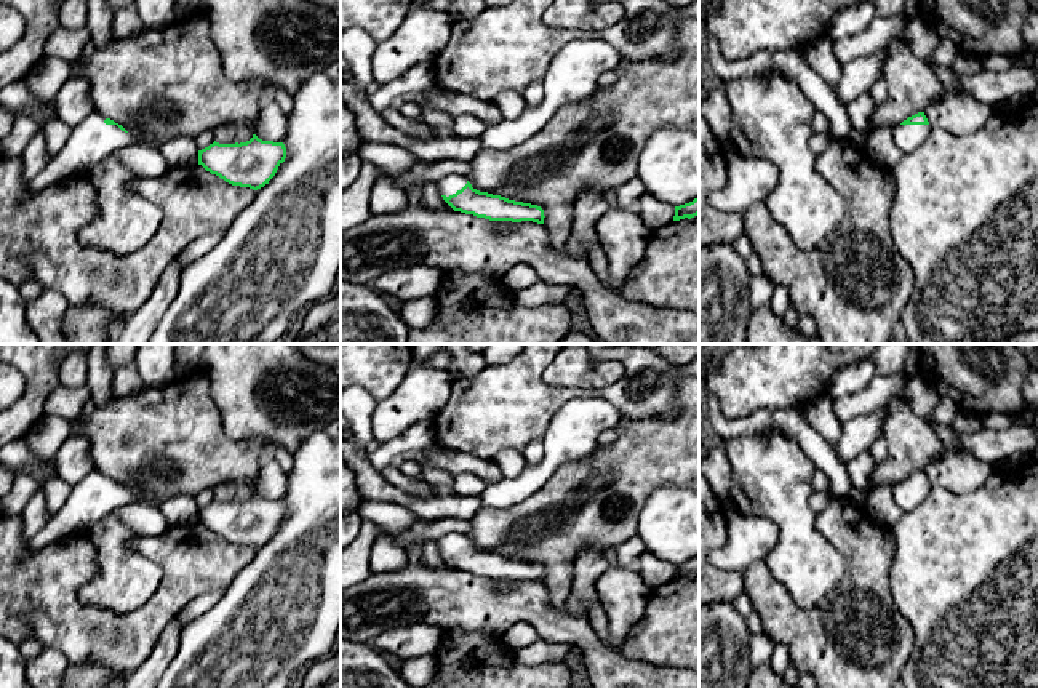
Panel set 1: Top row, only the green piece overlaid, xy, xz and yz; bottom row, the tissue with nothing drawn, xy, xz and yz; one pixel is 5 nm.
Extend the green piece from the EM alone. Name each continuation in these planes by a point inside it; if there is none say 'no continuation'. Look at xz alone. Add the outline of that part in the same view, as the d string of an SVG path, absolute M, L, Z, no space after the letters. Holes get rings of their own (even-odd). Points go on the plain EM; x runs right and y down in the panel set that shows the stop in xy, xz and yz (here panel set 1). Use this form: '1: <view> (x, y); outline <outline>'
1: xz (450, 543); outline M448 533L438 539L438 547L441 554L453 554L467 542L467 536L461 533Z

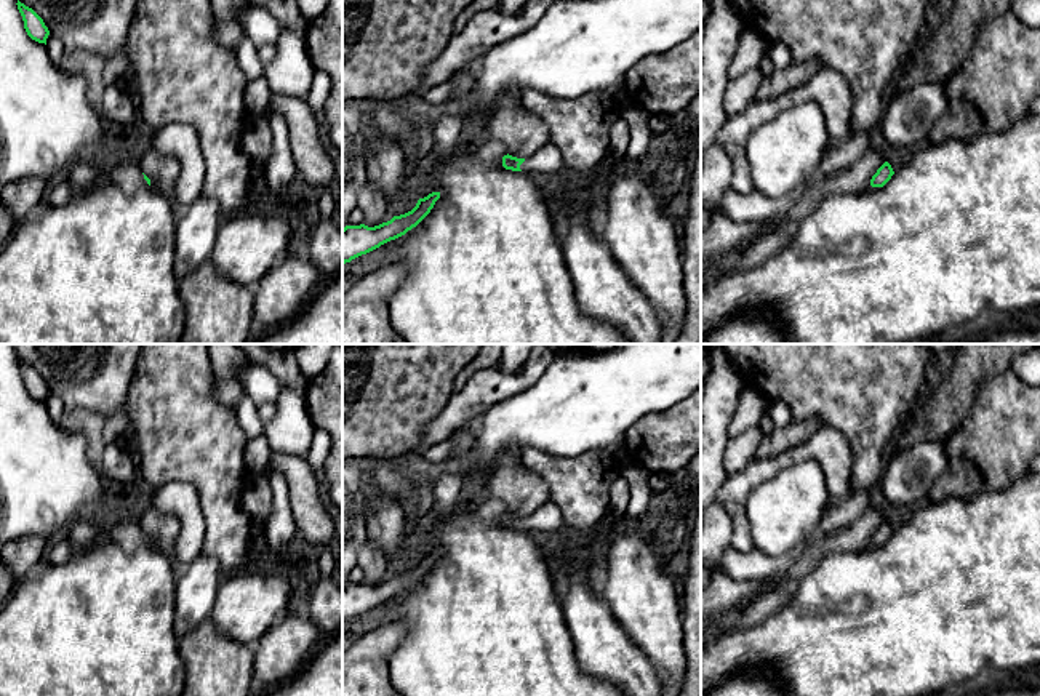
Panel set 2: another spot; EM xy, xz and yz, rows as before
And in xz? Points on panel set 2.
1: xz (548, 519); outline M549 499L531 517L525 518L520 523L520 528L525 531L538 530L544 533L554 533L563 525L565 523L558 506Z

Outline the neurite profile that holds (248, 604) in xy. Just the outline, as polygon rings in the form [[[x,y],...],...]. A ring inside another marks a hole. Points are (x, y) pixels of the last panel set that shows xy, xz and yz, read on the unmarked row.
[[[248,566],[224,576],[210,621],[230,640],[254,648],[294,605],[296,574],[286,568],[267,576]]]

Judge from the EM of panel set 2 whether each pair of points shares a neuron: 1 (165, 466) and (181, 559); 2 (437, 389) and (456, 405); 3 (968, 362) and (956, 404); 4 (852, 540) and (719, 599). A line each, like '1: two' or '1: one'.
1: two
2: two
3: one
4: two

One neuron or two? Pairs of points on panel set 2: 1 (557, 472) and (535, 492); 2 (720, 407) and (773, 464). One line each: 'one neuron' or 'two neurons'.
1: two neurons
2: two neurons

